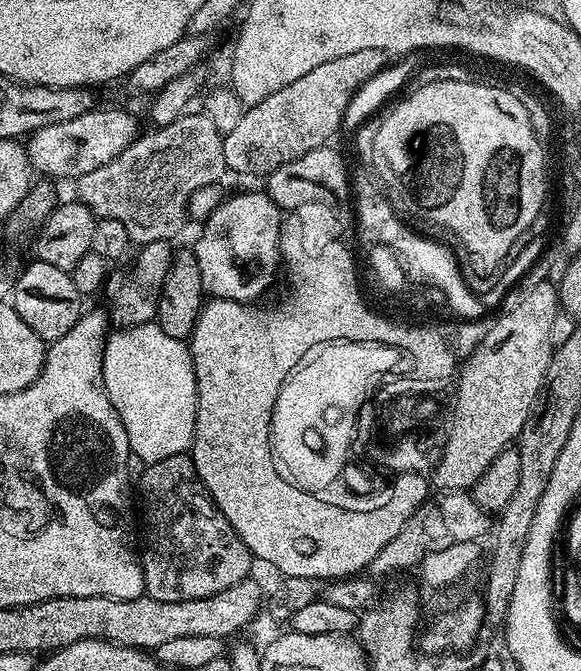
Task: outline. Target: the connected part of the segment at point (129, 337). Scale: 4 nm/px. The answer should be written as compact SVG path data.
M159 323L136 324L133 328L123 327L121 330L107 337L104 342L104 365L102 366L102 374L104 375L104 389L110 398L110 402L114 406L114 410L118 414L118 418L122 422L122 426L126 430L126 438L128 439L128 447L131 452L138 454L145 460L146 464L161 462L170 455L182 455L187 453L192 446L194 438L194 430L196 429L196 375L194 374L194 362L192 361L191 347L185 341L178 338L170 338L170 334L166 334L166 330L162 330Z

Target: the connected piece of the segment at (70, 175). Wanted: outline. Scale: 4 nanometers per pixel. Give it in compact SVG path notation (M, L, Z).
M97 106L86 114L78 114L78 118L54 122L54 126L32 133L27 137L26 147L32 167L39 175L40 172L44 175L41 177L75 182L90 174L90 170L98 170L98 166L118 158L118 154L133 144L141 132L142 127L130 113L120 108Z

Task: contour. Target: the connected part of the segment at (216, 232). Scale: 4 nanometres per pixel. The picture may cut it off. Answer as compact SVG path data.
M267 191L240 192L237 196L221 199L221 202L208 219L203 221L204 233L196 240L194 251L198 258L198 270L202 270L202 282L205 293L218 300L238 300L248 302L253 299L255 292L268 288L281 267L280 238L275 230L281 226L282 211L273 200L268 197Z

